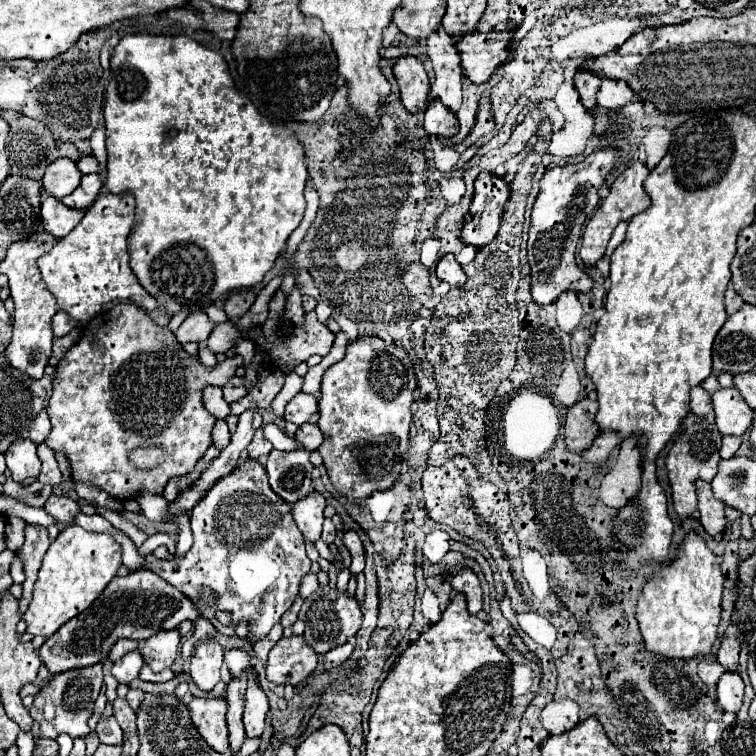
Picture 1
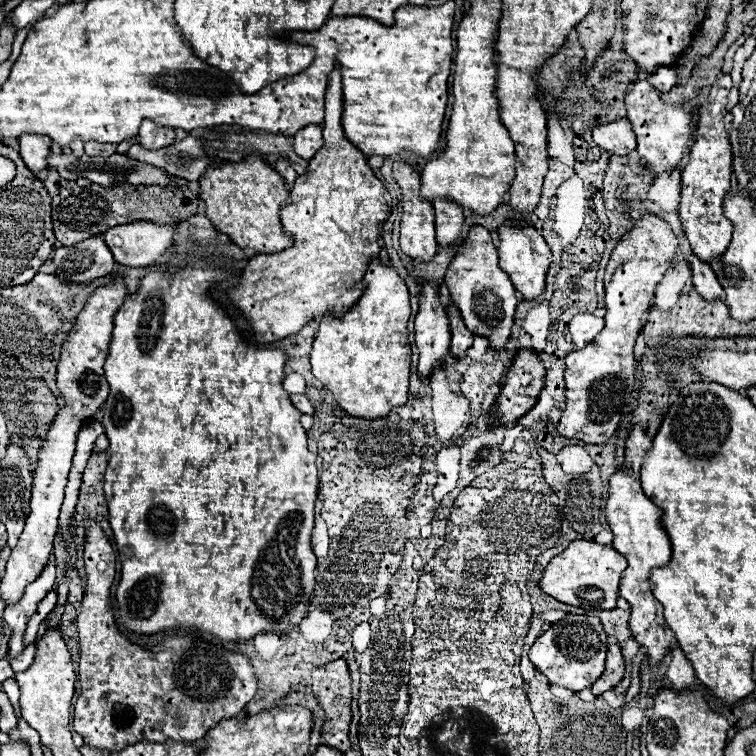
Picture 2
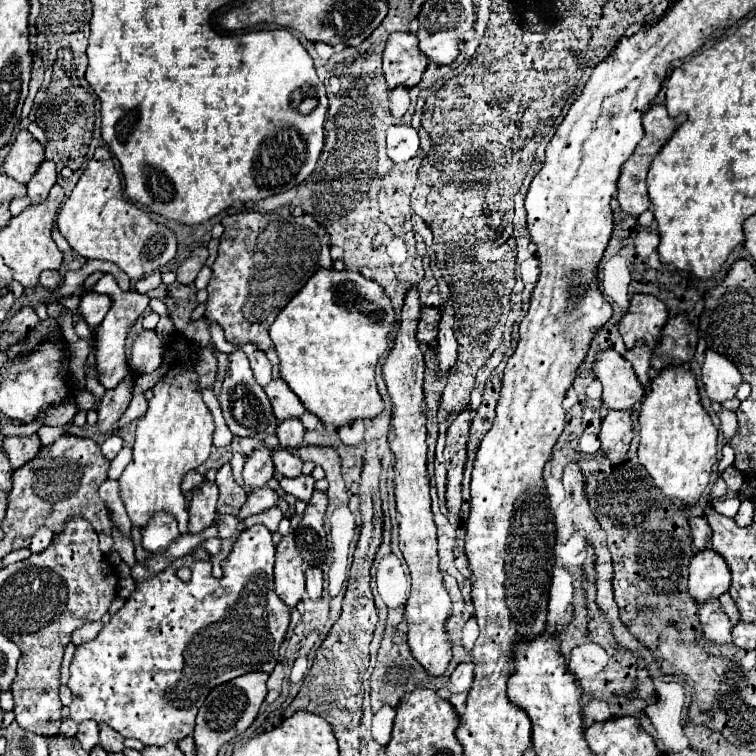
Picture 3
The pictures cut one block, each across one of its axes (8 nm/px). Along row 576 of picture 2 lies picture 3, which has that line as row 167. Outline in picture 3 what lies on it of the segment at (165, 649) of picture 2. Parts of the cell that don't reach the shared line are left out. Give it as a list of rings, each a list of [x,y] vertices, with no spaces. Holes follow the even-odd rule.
[[[96,148],[82,178],[58,214],[58,228],[80,256],[114,262],[132,280],[146,278],[166,266],[178,250],[178,240],[170,228],[150,220],[144,210],[124,198],[114,160],[106,148]]]

